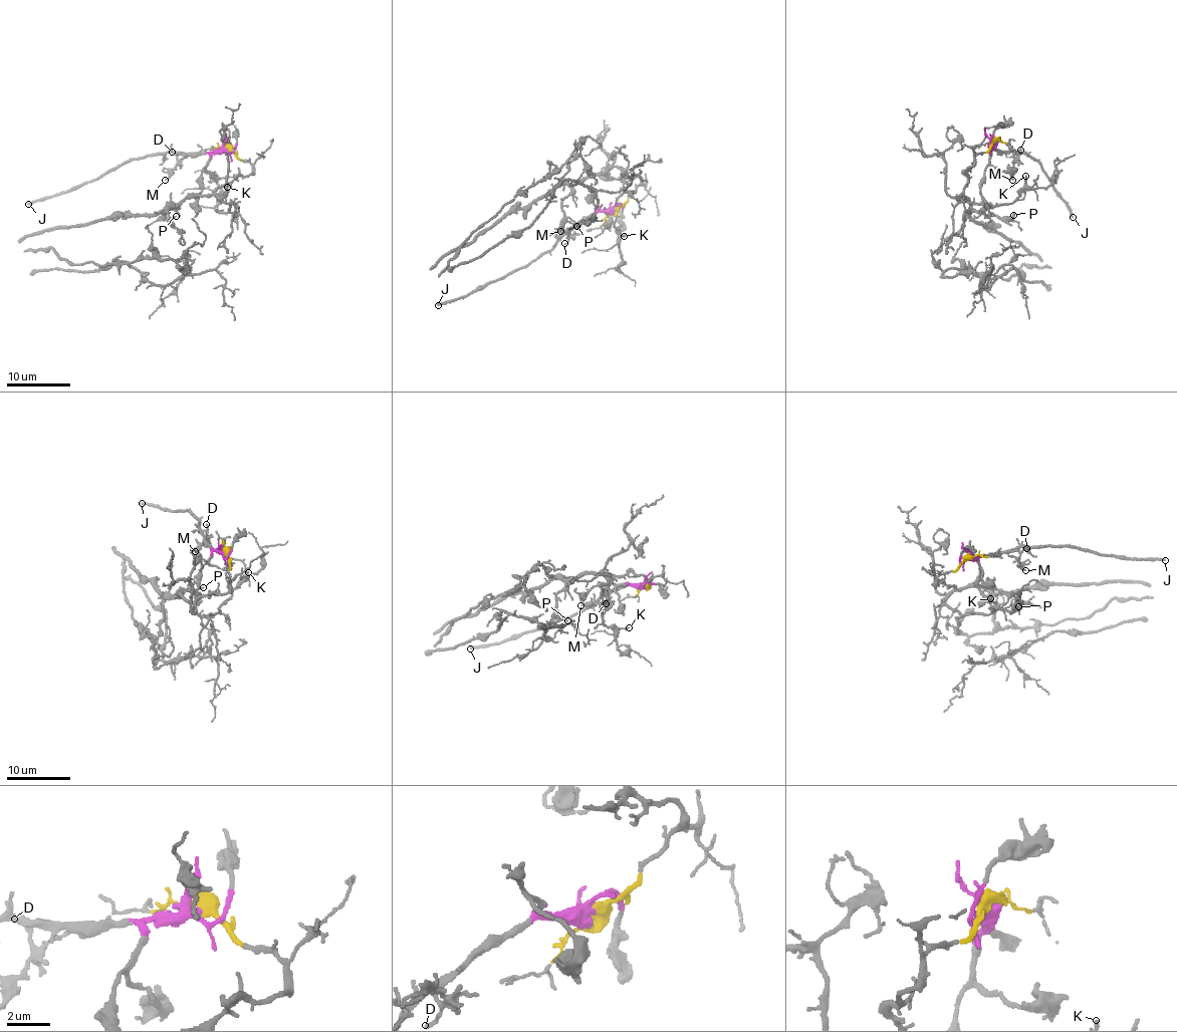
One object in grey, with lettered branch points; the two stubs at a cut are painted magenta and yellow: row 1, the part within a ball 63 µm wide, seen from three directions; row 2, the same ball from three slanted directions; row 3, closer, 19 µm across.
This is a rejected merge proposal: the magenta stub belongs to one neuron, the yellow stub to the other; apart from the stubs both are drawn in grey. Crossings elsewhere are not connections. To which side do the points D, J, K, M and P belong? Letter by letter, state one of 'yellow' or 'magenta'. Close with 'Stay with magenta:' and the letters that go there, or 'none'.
D: magenta
J: magenta
K: yellow
M: magenta
P: yellow
Stay with magenta: D, J, M

